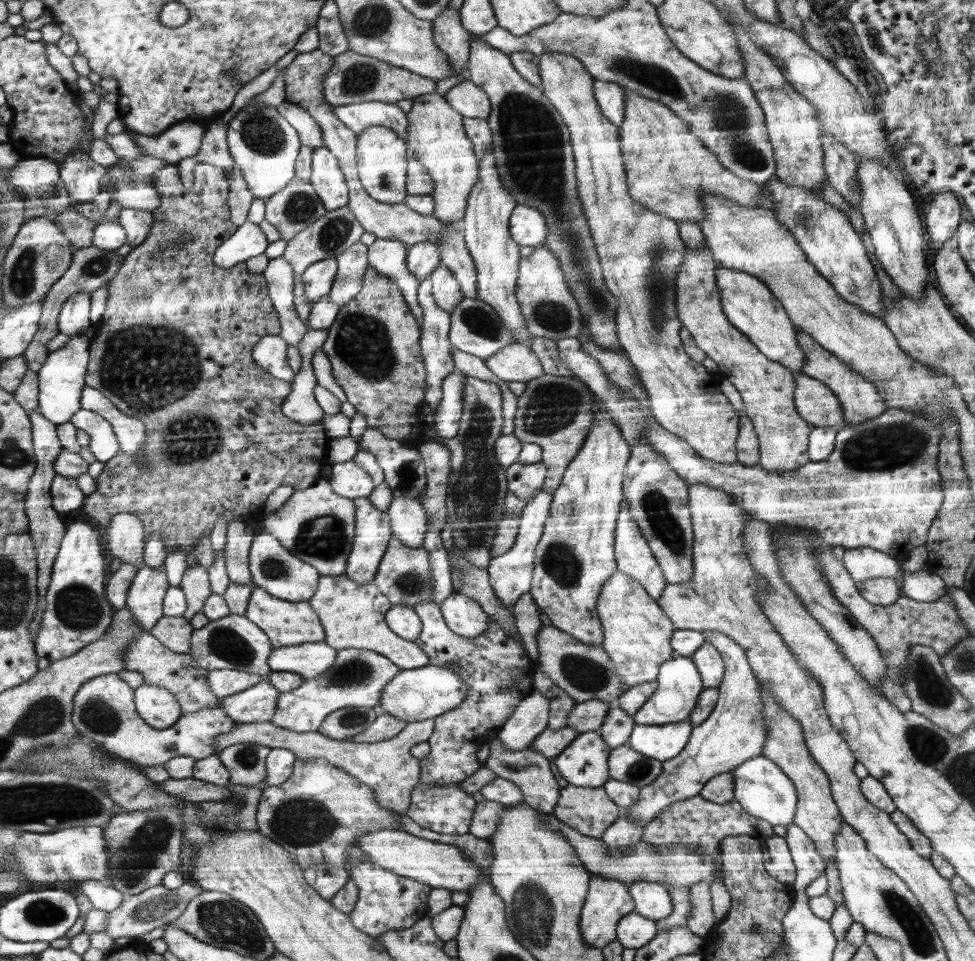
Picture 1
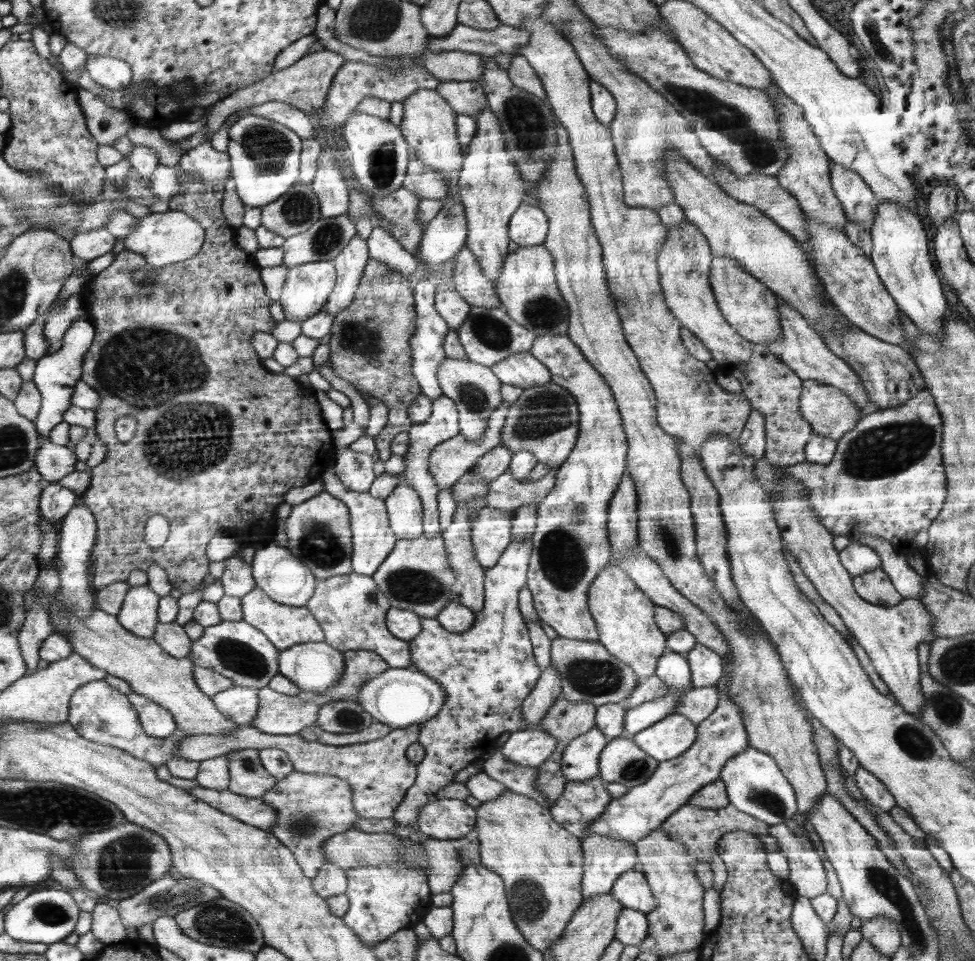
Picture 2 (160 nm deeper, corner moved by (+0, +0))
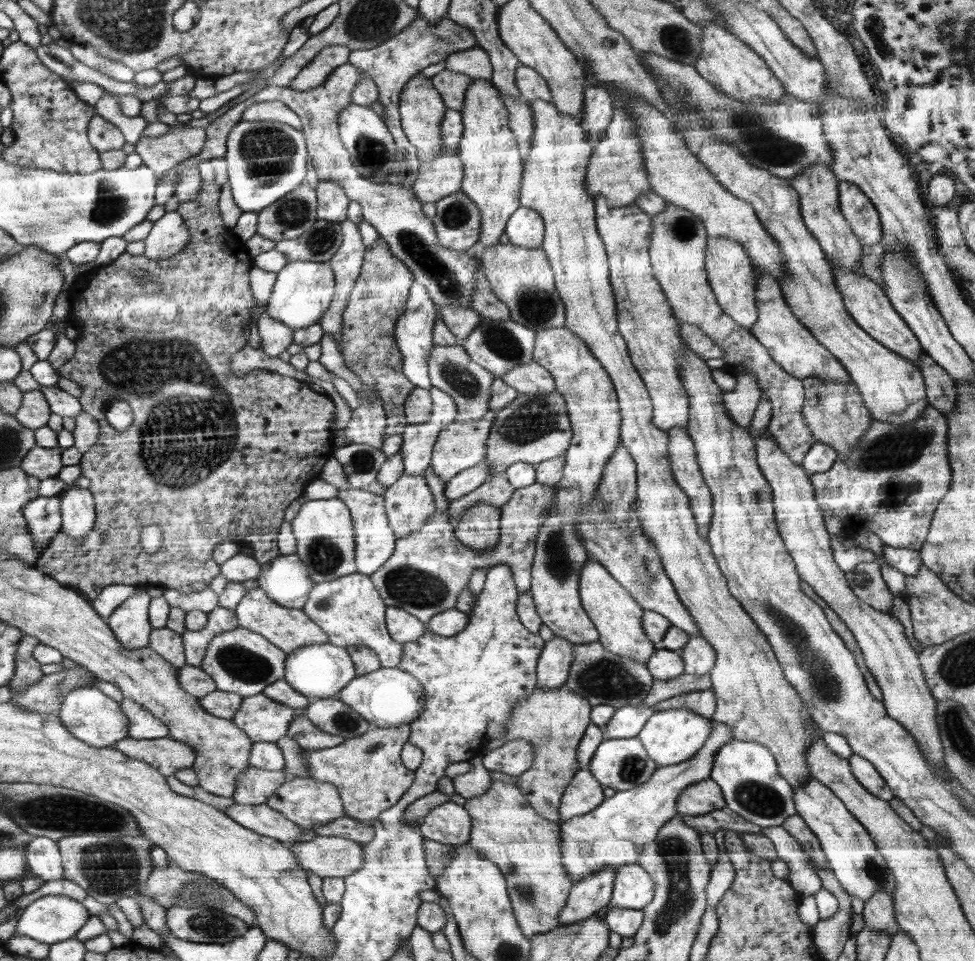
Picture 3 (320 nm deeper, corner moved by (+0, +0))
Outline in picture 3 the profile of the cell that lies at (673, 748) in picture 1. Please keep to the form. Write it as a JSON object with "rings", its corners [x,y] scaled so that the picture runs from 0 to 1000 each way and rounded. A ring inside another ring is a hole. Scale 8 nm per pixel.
{"rings":[[[704,738],[672,739],[654,764],[654,769],[664,780],[664,785],[672,791],[675,798],[695,796],[706,792],[717,784],[731,760],[731,751],[727,747]]]}

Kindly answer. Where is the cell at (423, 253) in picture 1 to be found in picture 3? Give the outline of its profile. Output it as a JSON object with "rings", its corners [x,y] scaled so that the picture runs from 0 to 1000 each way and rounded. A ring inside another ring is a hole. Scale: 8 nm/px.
{"rings":[[[474,199],[446,211],[448,220],[444,233],[448,252],[465,261],[477,261],[487,255],[493,240],[491,214]]]}

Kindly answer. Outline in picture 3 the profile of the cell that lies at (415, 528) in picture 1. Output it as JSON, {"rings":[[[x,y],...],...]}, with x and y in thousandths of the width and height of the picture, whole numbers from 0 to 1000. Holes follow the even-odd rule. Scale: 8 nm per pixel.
{"rings":[[[413,493],[396,508],[393,518],[400,548],[408,561],[431,552],[447,533],[444,512],[433,494]]]}

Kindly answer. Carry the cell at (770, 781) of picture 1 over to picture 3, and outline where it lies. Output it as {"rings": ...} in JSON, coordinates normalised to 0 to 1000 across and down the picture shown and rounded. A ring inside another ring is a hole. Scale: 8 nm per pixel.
{"rings":[[[751,769],[751,772],[743,775],[734,787],[733,799],[730,801],[728,811],[738,818],[746,841],[777,860],[784,862],[800,860],[808,850],[816,847],[813,818],[800,807],[795,788],[782,774]]]}

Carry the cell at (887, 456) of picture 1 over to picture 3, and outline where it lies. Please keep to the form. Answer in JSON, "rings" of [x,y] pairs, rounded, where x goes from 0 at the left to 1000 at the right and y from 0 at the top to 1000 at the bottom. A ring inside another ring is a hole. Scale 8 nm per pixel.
{"rings":[[[951,421],[948,429],[935,439],[930,441],[913,441],[912,439],[903,439],[902,437],[893,436],[892,445],[889,452],[883,456],[881,464],[875,468],[871,475],[859,475],[854,487],[848,491],[838,491],[837,493],[829,493],[834,506],[836,507],[836,517],[839,519],[840,525],[843,528],[844,533],[853,533],[861,537],[866,545],[876,543],[882,546],[889,553],[901,557],[906,566],[916,568],[917,570],[934,570],[935,572],[944,572],[949,565],[953,556],[953,549],[963,522],[968,518],[975,505],[975,485],[973,484],[973,468],[972,468],[972,440],[971,435],[963,427],[957,422]]]}

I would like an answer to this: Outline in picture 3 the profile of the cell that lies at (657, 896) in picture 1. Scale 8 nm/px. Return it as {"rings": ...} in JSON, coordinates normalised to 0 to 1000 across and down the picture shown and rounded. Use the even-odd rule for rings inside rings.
{"rings":[[[654,898],[636,901],[632,906],[627,935],[622,945],[659,946],[671,937],[673,921]]]}

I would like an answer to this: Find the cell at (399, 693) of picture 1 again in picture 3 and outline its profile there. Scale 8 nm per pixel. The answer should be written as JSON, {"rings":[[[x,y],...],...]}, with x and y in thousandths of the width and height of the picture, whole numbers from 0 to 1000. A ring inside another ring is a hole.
{"rings":[[[391,693],[384,699],[365,704],[347,722],[346,726],[355,730],[367,743],[371,743],[382,757],[421,753],[433,743],[437,734],[437,719],[434,718],[430,707],[408,694]]]}

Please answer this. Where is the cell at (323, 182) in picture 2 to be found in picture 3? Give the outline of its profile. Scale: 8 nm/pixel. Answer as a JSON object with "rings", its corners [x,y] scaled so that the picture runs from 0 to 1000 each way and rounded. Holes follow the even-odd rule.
{"rings":[[[329,187],[326,198],[326,229],[352,232],[356,229],[356,214],[360,207],[347,189]]]}

